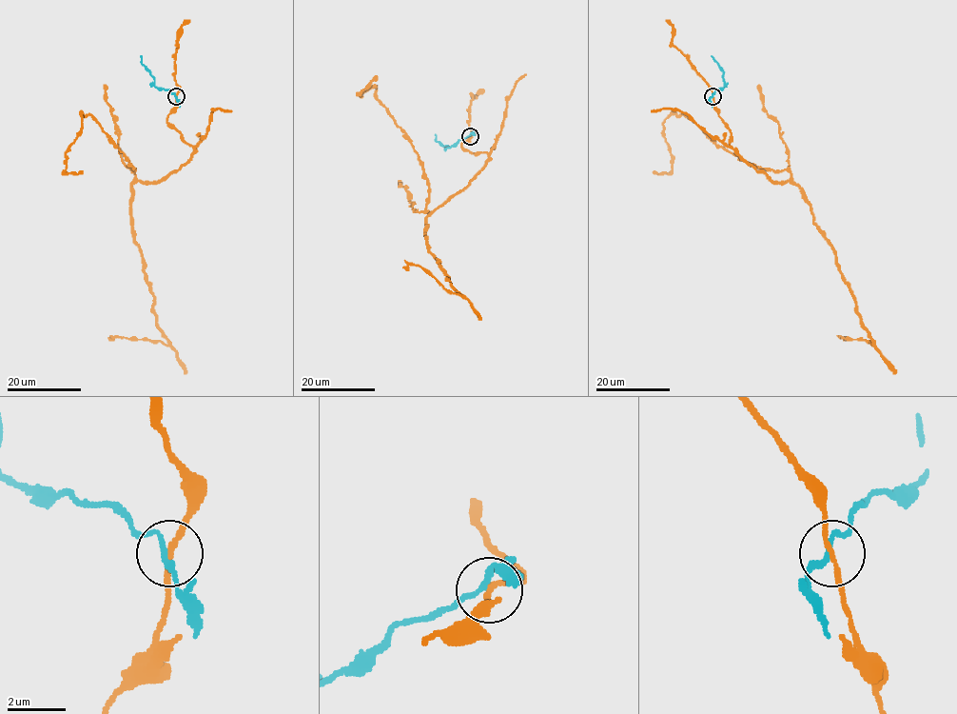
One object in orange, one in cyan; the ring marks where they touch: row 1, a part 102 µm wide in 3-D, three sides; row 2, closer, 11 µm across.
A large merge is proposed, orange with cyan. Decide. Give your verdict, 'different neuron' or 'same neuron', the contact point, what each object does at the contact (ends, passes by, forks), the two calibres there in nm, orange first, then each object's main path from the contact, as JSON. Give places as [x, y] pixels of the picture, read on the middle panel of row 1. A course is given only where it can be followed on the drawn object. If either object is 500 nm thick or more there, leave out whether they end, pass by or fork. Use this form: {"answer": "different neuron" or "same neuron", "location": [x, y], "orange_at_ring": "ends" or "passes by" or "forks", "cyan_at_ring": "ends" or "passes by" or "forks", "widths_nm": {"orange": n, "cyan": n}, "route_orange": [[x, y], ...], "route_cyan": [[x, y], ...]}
{"answer": "different neuron", "location": [470, 136], "orange_at_ring": "passes by", "cyan_at_ring": "passes by", "widths_nm": {"orange": 160, "cyan": 170}, "route_orange": [[470, 136], [460, 146], [489, 159], [426, 217], [425, 233], [462, 296], [420, 267], [402, 267]], "route_cyan": [[470, 136], [449, 147], [436, 141], [435, 134]]}

